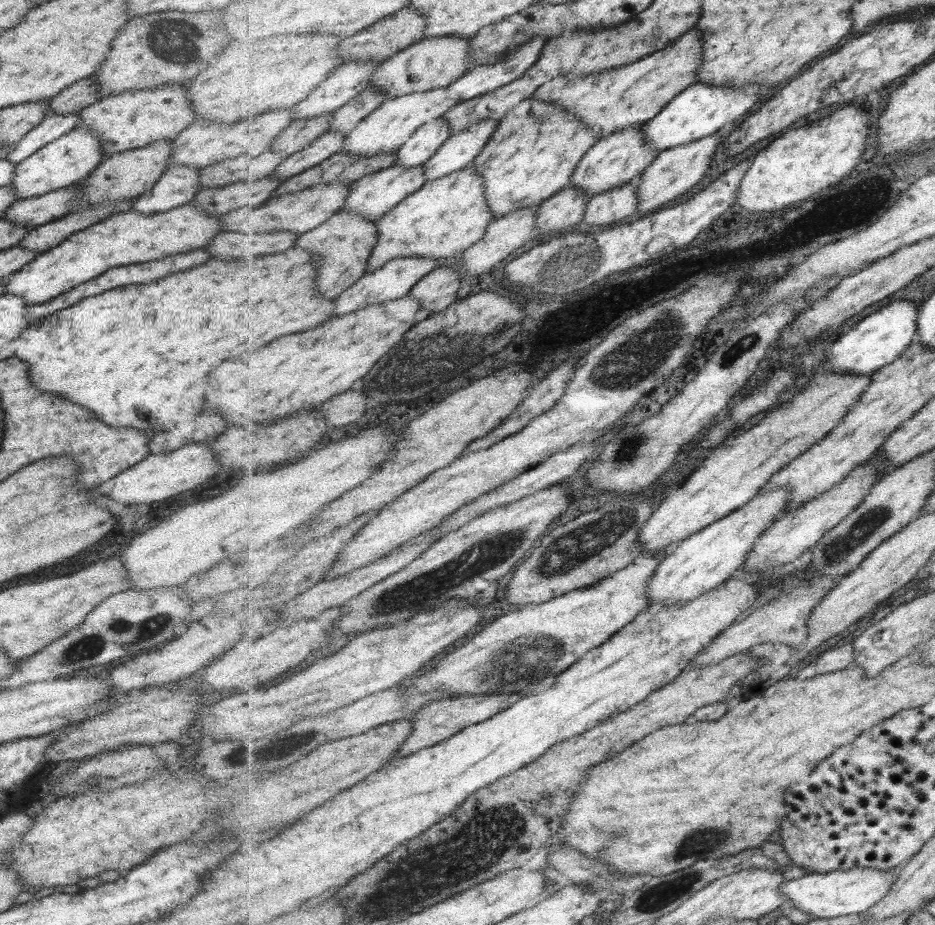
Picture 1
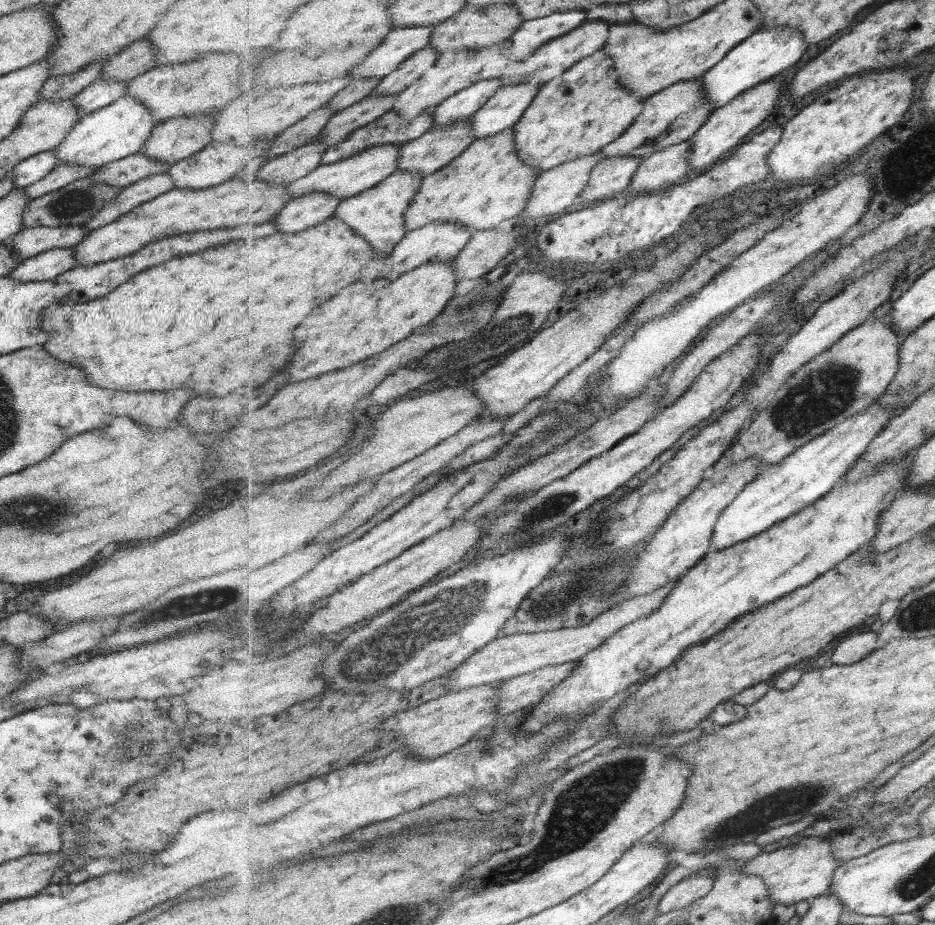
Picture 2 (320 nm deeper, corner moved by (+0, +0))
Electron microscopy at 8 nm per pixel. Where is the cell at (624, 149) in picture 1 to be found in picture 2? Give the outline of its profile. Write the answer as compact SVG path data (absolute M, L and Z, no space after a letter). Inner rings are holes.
M693 79L691 82L677 82L669 86L663 92L659 92L647 99L643 105L643 112L635 119L634 124L618 140L611 145L603 147L599 153L602 158L633 156L649 158L651 154L667 146L675 146L681 142L687 142L707 122L716 108L705 98L703 82L701 79Z

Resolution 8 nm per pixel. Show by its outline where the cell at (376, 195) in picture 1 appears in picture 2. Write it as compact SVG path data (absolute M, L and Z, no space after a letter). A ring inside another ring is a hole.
M461 119L448 125L434 125L434 129L430 133L402 145L398 162L399 169L414 172L416 175L421 175L422 178L441 170L455 157L465 152L468 146L474 145L475 136L471 132L471 128L471 119Z

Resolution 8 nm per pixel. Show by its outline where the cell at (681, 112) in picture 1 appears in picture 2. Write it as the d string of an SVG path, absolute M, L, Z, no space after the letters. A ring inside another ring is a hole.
M775 28L775 30L757 32L741 45L734 46L734 49L719 61L719 65L703 76L701 82L705 98L711 102L713 108L727 106L729 102L738 98L739 94L744 94L767 80L773 80L779 74L783 74L787 68L795 66L803 58L805 48L807 48L805 38L797 30L791 32L785 28Z

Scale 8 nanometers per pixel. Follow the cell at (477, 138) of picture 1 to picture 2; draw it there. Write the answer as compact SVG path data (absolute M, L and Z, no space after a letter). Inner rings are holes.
M503 86L471 119L475 140L495 137L514 127L537 97L540 86Z

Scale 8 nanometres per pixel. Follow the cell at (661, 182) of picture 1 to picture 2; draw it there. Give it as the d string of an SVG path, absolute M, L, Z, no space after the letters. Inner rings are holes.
M781 78L767 80L762 85L755 86L754 89L747 90L744 94L739 94L739 97L729 102L727 106L716 108L692 139L693 145L690 148L692 156L689 159L690 177L709 170L750 138L751 130L759 128L767 120L767 116L773 114L777 102L781 98L781 86L783 86Z

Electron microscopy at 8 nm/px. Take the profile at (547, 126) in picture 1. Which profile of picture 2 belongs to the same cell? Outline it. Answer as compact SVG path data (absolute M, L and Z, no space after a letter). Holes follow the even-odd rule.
M603 48L582 58L562 76L541 86L534 102L527 108L518 124L513 127L519 158L536 168L536 171L551 170L564 162L574 161L575 158L599 153L603 147L611 145L611 142L622 137L643 112L646 99L635 96L619 82L619 72L615 64L616 62Z

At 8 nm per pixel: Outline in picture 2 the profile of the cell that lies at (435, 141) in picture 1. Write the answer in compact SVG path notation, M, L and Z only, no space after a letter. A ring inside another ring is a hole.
M499 79L483 80L464 88L434 108L435 125L471 119L501 89Z

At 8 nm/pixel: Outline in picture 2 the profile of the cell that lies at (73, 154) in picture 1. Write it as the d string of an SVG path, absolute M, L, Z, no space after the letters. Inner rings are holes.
M121 96L103 108L82 115L53 152L58 163L99 168L141 151L155 125L156 122L149 109L146 109L141 102L135 102L135 98L131 96Z

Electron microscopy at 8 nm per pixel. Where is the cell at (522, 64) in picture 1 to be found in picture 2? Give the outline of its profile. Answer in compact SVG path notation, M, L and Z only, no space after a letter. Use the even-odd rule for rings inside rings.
M567 11L523 21L510 38L514 62L525 61L540 46L566 35L587 20L587 11Z

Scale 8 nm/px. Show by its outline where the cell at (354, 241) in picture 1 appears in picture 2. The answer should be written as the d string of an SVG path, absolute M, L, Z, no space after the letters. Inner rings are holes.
M398 169L373 188L342 200L334 217L347 223L357 234L366 238L380 255L387 256L406 237L406 212L415 195L422 188L422 176L414 172Z

